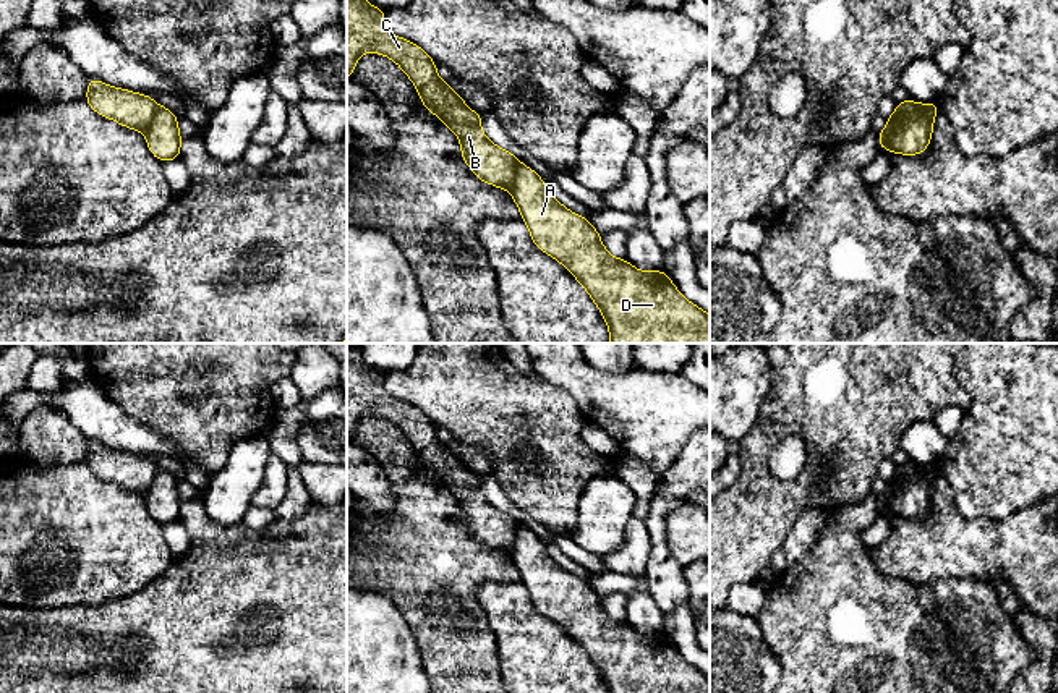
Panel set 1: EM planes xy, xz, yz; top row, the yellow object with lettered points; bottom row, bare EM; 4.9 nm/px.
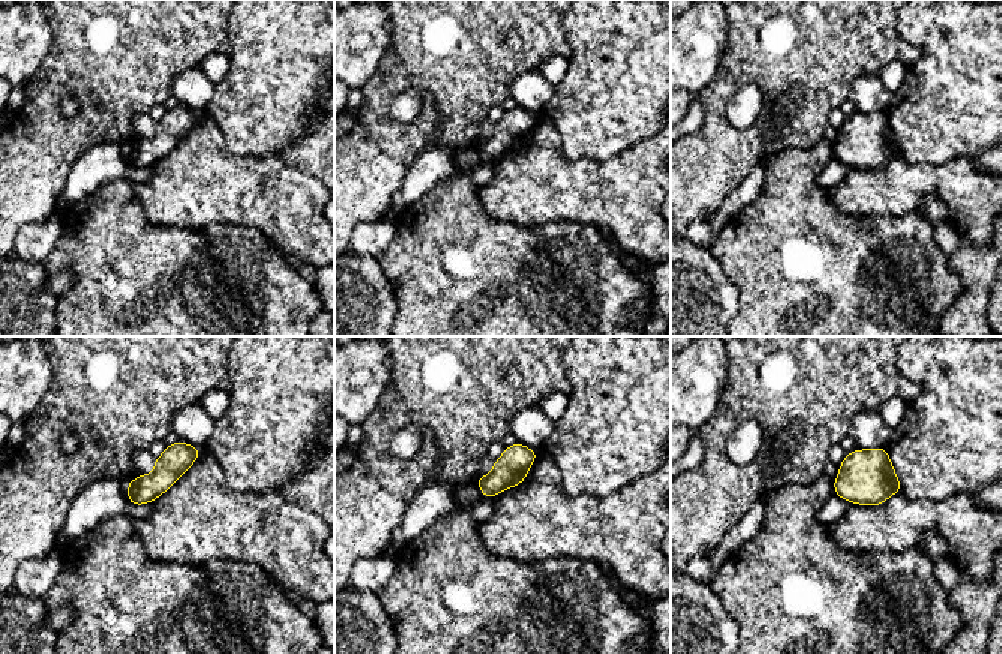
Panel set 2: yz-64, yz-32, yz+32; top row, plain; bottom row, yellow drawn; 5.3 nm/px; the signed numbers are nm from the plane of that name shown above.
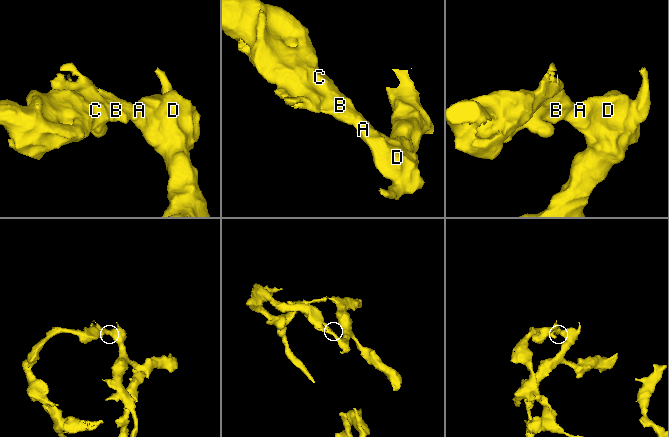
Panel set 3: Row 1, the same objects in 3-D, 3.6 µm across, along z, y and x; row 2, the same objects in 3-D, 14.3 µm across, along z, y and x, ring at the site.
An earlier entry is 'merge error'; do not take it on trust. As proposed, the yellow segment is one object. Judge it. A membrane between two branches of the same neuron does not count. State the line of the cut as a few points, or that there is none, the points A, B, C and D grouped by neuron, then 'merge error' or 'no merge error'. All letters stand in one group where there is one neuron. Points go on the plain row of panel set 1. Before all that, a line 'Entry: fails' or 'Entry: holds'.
Entry: holds
cut yz (922, 468), (900, 483), (887, 510); groups A D / B C; merge error

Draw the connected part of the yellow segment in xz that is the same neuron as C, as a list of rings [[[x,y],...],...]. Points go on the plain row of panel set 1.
[[[347,346],[347,440],[352,440],[365,415],[394,423],[415,447],[423,470],[457,497],[460,520],[473,538],[510,554],[520,523],[484,499],[481,474],[471,474],[449,445],[437,439],[437,426],[421,410],[389,395],[384,379],[386,372],[366,366],[360,346]]]

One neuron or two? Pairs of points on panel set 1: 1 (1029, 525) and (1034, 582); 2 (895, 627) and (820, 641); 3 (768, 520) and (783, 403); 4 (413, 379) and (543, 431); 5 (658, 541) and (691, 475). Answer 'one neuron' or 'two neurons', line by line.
1: one neuron
2: one neuron
3: one neuron
4: one neuron
5: one neuron

